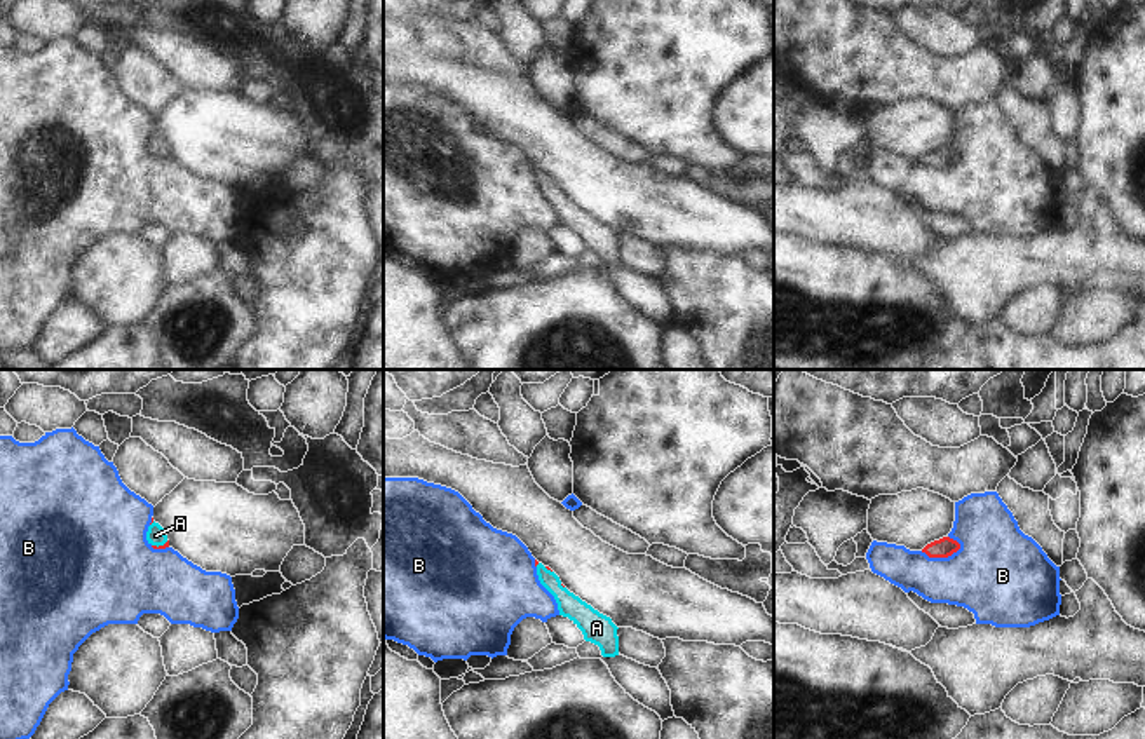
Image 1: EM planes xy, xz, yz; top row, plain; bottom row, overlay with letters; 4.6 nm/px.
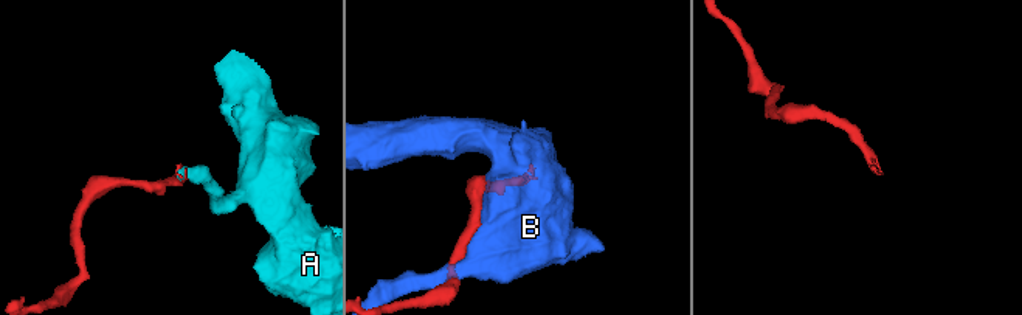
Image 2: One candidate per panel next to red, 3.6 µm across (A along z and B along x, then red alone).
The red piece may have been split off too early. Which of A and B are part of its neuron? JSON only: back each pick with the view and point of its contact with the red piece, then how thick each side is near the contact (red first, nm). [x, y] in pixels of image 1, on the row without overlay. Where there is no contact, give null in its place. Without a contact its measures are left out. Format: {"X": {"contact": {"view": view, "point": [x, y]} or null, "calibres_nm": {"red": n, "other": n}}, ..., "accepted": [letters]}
{"A": {"contact": {"view": "xy", "point": [159, 155]}, "calibres_nm": {"red": 20, "other": 90}}, "accepted": ["A"]}

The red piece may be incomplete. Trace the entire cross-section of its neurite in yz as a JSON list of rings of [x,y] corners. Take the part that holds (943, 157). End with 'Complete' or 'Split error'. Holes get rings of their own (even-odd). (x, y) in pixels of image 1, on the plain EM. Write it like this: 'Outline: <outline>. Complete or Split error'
Outline: [[[943,146],[939,150],[934,150],[927,153],[922,162],[925,162],[929,167],[948,167],[953,162],[960,159],[960,153],[950,146]]]. Complete

